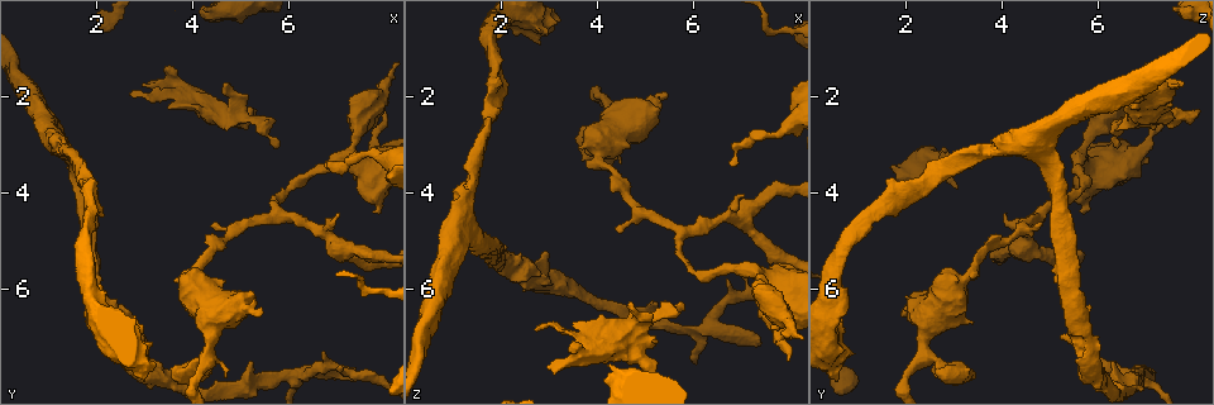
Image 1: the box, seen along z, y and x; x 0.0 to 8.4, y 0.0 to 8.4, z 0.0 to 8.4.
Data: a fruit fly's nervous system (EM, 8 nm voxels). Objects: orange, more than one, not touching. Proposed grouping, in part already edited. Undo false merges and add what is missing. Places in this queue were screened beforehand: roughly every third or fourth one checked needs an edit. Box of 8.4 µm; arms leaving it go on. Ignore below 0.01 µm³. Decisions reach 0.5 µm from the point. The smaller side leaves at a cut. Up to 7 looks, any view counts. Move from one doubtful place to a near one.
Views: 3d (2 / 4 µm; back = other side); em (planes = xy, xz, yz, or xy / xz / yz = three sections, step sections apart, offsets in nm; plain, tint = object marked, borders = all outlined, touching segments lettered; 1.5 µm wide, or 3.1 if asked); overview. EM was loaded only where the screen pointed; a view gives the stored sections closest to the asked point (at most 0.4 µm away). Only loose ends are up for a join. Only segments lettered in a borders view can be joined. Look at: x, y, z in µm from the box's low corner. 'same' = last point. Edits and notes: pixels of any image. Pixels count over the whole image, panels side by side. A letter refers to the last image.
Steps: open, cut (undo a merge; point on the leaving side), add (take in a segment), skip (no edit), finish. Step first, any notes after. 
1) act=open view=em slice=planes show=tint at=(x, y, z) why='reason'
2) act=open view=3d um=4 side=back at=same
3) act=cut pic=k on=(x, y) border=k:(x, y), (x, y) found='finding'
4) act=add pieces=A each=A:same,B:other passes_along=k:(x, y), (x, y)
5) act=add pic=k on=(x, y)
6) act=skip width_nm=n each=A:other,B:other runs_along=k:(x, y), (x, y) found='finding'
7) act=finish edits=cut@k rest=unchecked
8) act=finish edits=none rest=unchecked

act=open view=3d um=4 at=(5.80, 3.05, 6.35) why='branch stops here'

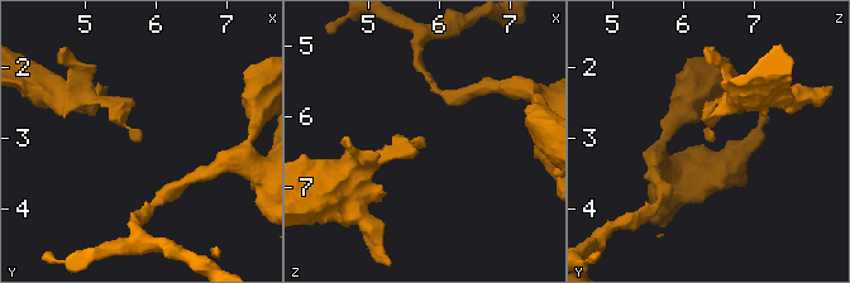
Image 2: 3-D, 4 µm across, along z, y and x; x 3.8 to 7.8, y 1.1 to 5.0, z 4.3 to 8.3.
act=open view=em slice=xy step=4 show=tint at=(5.80, 3.05, 6.40)

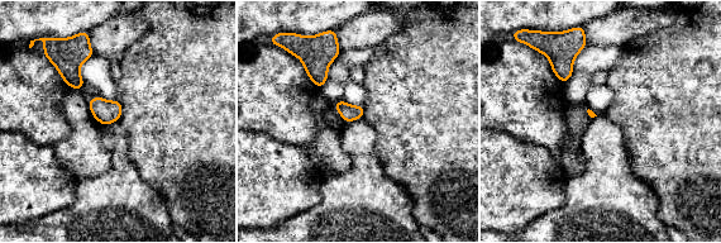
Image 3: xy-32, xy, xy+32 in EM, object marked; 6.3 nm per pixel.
act=open view=em slice=planes show=borders at=same

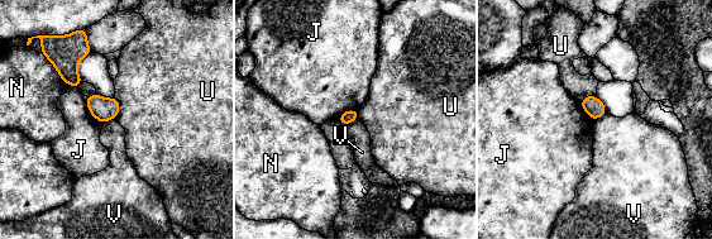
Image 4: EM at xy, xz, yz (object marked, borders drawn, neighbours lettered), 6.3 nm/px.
act=skip each=J:other,N:other,U:other,V:other border=4:(115, 118), (103, 123) found='none of them fits'

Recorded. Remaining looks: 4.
act=open view=em slice=planes show=borders at=(7.95, 4.45, 5.75) why='thick end'

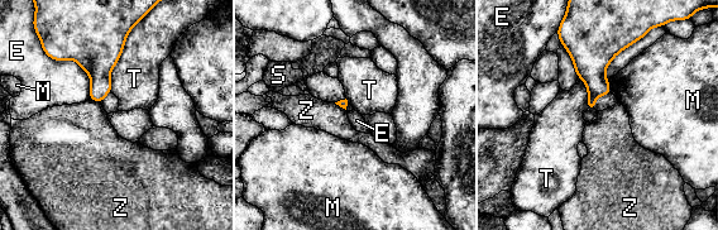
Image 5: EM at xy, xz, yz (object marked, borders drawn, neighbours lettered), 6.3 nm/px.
act=skip each=E:other,M:other,S:other,T:other,Z:other border=5:(47, 54), (73, 60), (90, 97) found='no lettered segment goes on from it'

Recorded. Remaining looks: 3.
act=open view=em slice=planes show=tint at=(3.45, 7.90, 6.00) why='thick turns thin'

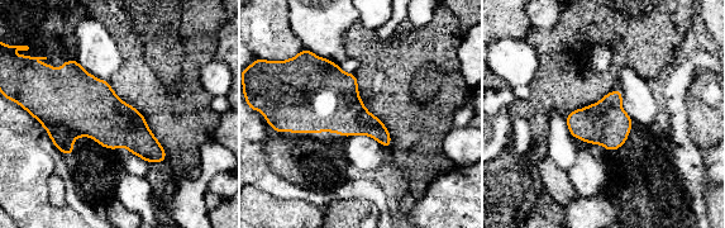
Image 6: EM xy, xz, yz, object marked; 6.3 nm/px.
act=open view=em slice=planes show=borders at=same why='what lies round it'

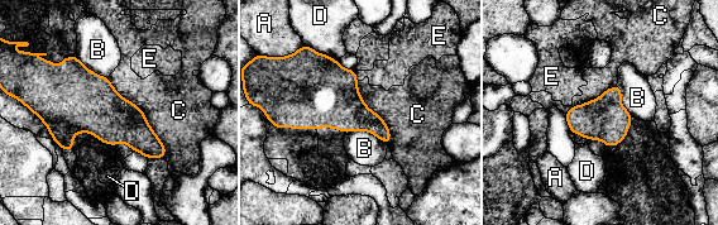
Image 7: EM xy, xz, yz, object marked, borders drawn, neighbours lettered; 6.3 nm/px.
act=skip each=A:other,B:other,C:other,D:other,E:other border=7:(108, 77), (143, 113), (164, 157) found='all the same neuron'

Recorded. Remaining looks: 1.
act=finish edits=none rest=unchecked

